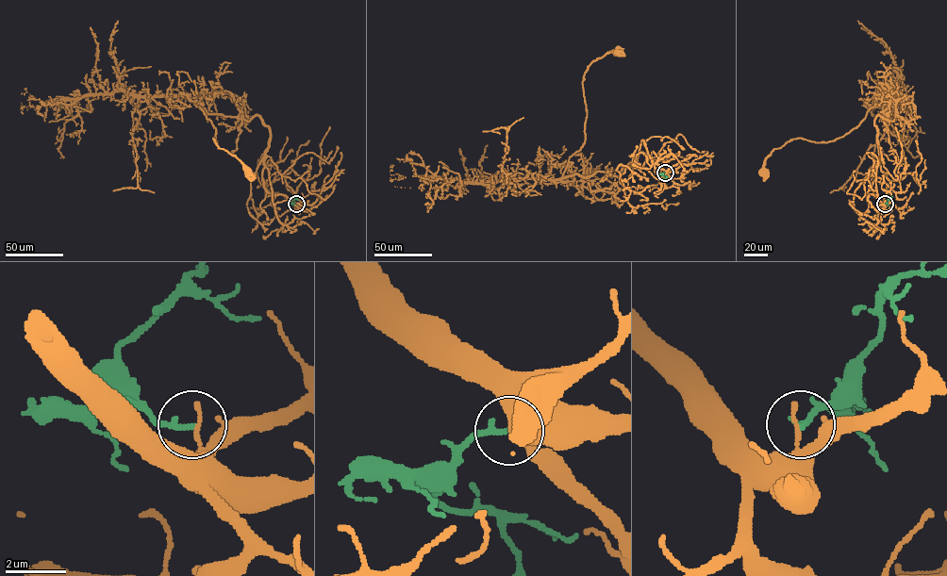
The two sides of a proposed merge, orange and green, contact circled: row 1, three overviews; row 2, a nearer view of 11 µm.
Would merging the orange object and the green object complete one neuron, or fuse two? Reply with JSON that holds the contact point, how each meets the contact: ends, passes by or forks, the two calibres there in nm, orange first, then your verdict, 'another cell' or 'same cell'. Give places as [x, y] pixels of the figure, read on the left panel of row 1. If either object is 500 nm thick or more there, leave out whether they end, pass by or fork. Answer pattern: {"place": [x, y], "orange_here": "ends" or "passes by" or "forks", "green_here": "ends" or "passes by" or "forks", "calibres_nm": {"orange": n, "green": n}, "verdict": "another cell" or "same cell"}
{"place": [296, 204], "orange_here": "ends", "green_here": "ends", "calibres_nm": {"orange": 190, "green": 190}, "verdict": "another cell"}

